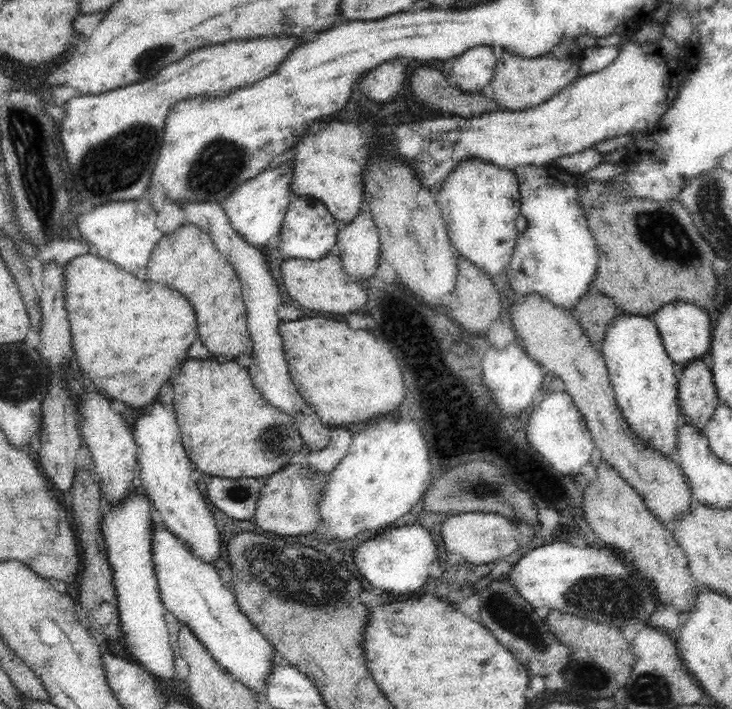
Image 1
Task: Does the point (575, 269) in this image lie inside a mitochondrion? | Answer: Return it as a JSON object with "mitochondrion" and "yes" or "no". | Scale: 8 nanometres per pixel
{"mitochondrion":"no"}

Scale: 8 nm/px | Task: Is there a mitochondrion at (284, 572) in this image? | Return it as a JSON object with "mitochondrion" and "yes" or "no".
{"mitochondrion":"yes"}

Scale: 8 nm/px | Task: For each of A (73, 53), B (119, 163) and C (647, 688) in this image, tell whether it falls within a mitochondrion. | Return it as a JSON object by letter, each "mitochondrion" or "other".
{"A":"other","B":"mitochondrion","C":"mitochondrion"}

